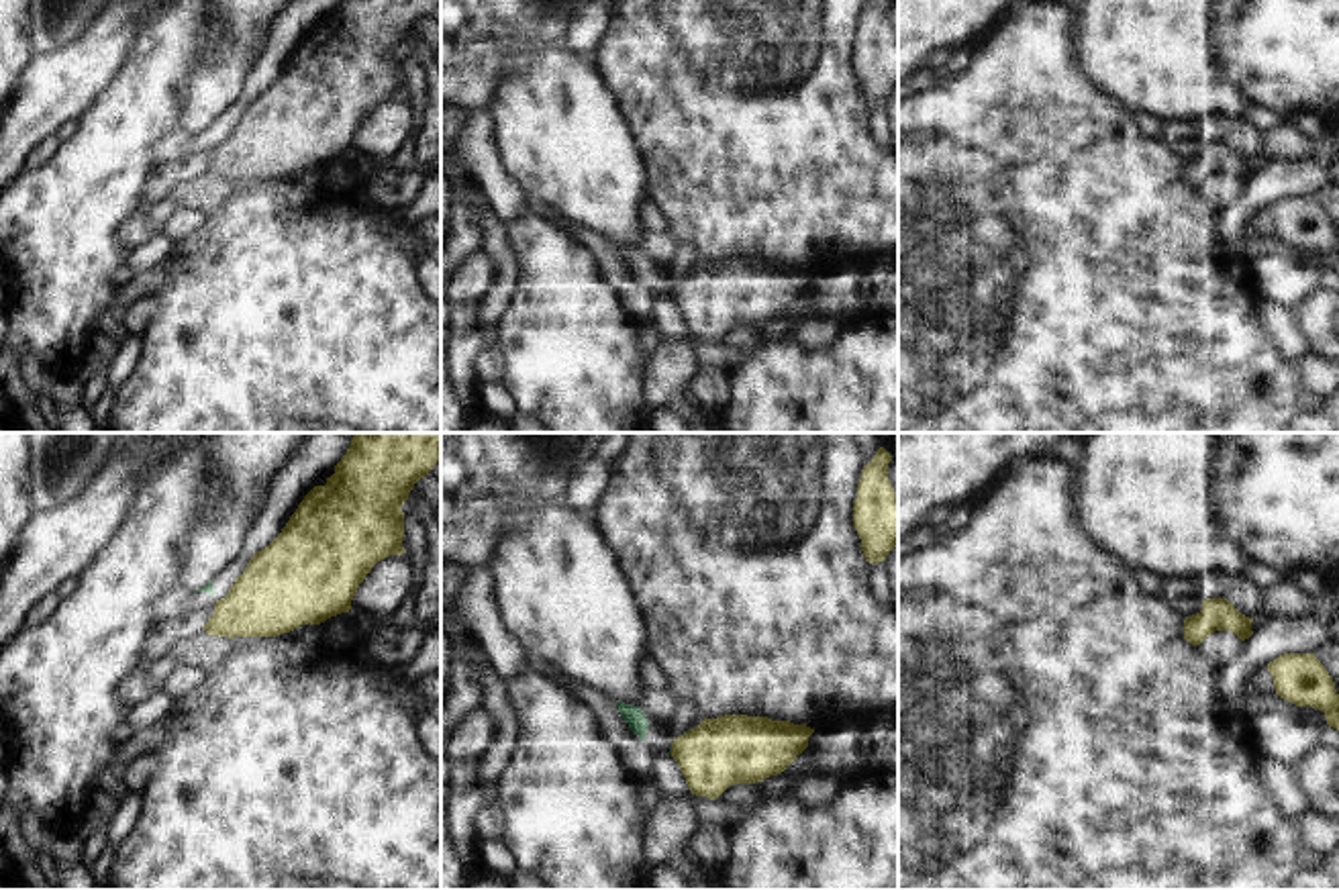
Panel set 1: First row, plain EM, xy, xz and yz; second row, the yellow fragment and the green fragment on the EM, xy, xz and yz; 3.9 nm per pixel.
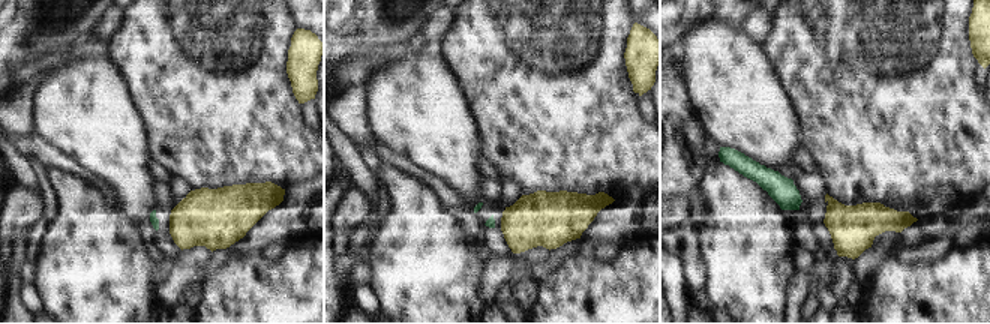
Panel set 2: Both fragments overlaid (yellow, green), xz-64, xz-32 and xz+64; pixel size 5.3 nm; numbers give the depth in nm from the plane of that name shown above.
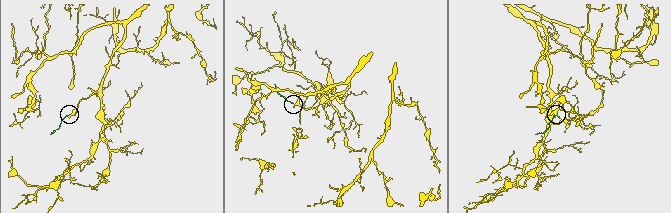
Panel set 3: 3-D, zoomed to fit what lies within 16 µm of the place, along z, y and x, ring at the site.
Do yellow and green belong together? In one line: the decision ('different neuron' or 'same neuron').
different neuron

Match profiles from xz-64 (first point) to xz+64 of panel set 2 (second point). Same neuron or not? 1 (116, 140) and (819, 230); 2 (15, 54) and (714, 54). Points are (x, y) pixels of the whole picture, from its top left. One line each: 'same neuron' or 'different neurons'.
1: different neurons
2: different neurons

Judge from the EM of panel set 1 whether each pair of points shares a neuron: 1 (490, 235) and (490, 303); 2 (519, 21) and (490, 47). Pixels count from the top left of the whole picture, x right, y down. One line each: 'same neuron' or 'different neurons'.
1: same neuron
2: same neuron

